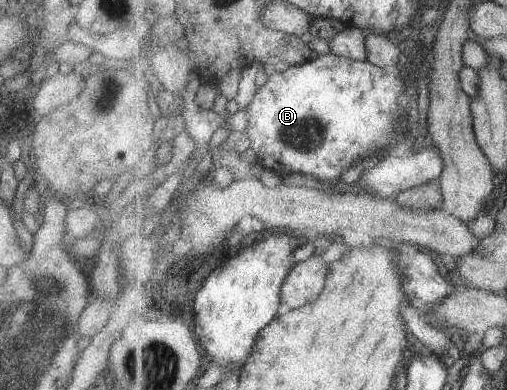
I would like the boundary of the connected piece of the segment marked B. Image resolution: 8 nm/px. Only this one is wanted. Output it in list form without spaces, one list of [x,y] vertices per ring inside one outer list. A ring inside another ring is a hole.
[[[331,52],[328,55],[316,56],[301,65],[294,64],[284,72],[276,70],[270,75],[270,80],[259,89],[254,102],[249,106],[251,119],[246,131],[249,134],[252,142],[251,147],[257,155],[259,165],[262,165],[264,169],[271,169],[282,178],[292,173],[303,173],[311,174],[320,181],[328,181],[332,178],[340,179],[346,171],[355,165],[357,160],[365,160],[368,156],[376,156],[378,152],[386,152],[390,156],[390,151],[394,147],[402,145],[404,140],[408,138],[414,140],[414,131],[411,131],[411,134],[408,133],[407,107],[405,106],[406,99],[410,94],[409,89],[406,78],[402,77],[398,71],[382,68],[369,60],[354,60],[353,58],[338,56]]]

